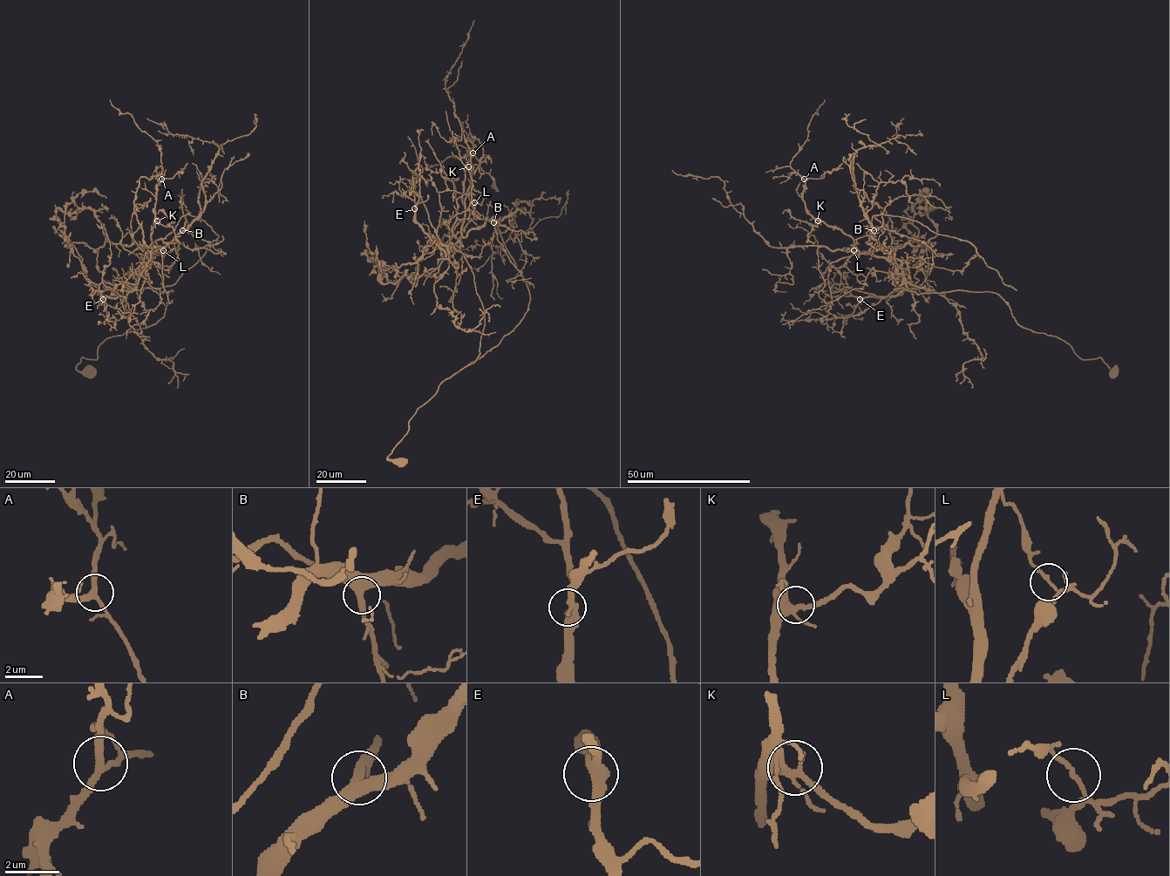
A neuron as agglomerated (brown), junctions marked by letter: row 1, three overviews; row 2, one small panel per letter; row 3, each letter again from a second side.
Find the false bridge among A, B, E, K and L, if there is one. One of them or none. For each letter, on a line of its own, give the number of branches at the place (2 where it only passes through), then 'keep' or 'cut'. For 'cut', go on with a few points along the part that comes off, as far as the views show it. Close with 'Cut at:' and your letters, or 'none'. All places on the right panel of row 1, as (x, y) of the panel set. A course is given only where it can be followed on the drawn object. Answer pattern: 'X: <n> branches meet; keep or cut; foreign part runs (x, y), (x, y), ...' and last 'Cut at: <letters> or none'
A: 3 branches meet; keep
B: 2 branches meet; keep
E: 3 branches meet; keep
K: 3 branches meet; keep
L: 2 branches meet; cut; foreign part runs (853, 250), (886, 248), (867, 233), (874, 215), (908, 218), (970, 243), (1016, 290)
Cut at: L

